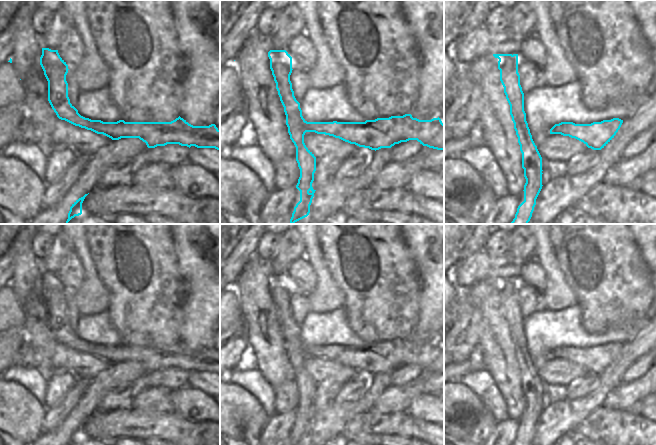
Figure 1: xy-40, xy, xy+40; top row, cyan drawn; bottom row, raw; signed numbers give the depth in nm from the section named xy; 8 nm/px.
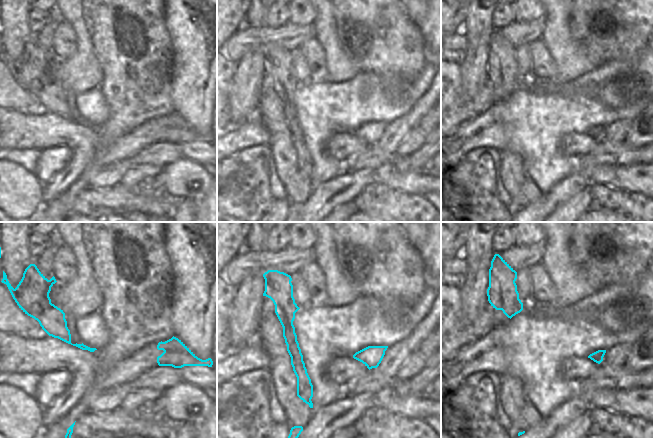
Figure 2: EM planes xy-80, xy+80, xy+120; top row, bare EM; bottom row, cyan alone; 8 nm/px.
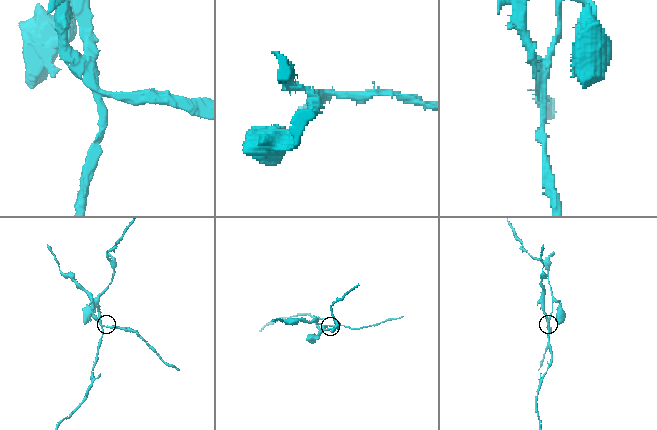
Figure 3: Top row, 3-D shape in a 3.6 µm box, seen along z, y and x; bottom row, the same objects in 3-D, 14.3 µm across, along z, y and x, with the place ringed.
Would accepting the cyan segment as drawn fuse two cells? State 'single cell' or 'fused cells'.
fused cells

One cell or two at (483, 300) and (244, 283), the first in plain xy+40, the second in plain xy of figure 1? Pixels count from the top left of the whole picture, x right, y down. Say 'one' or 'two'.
one

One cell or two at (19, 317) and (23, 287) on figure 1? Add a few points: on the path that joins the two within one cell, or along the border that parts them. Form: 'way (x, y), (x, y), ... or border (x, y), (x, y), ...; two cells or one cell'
border (20, 304), (25, 315), (24, 327); two cells

